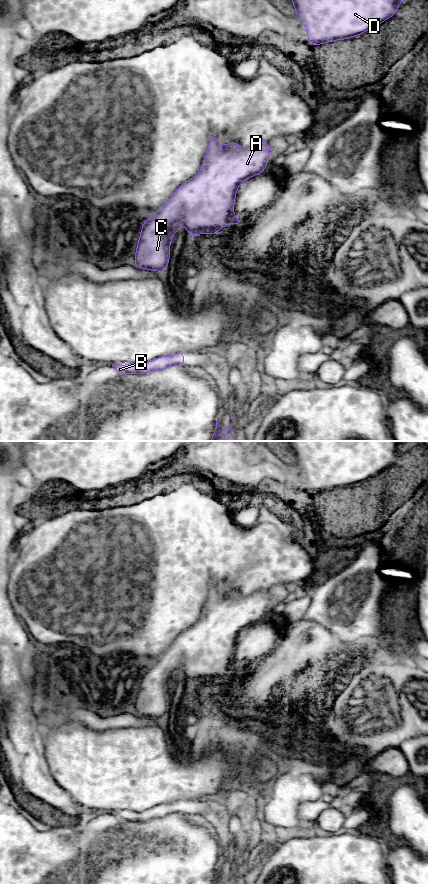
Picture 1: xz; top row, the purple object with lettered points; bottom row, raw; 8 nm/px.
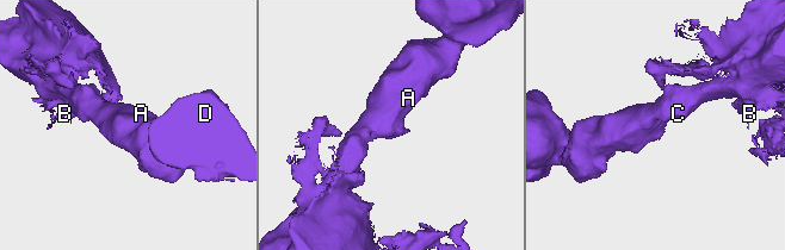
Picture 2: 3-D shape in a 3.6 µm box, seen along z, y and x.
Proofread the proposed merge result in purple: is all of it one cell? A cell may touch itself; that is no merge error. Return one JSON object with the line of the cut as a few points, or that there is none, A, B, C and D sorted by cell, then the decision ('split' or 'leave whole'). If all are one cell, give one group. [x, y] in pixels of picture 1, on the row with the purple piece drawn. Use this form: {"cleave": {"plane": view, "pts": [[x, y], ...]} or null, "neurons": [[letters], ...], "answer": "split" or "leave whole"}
{"cleave": null, "neurons": [["A", "B", "C", "D"]], "answer": "leave whole"}

